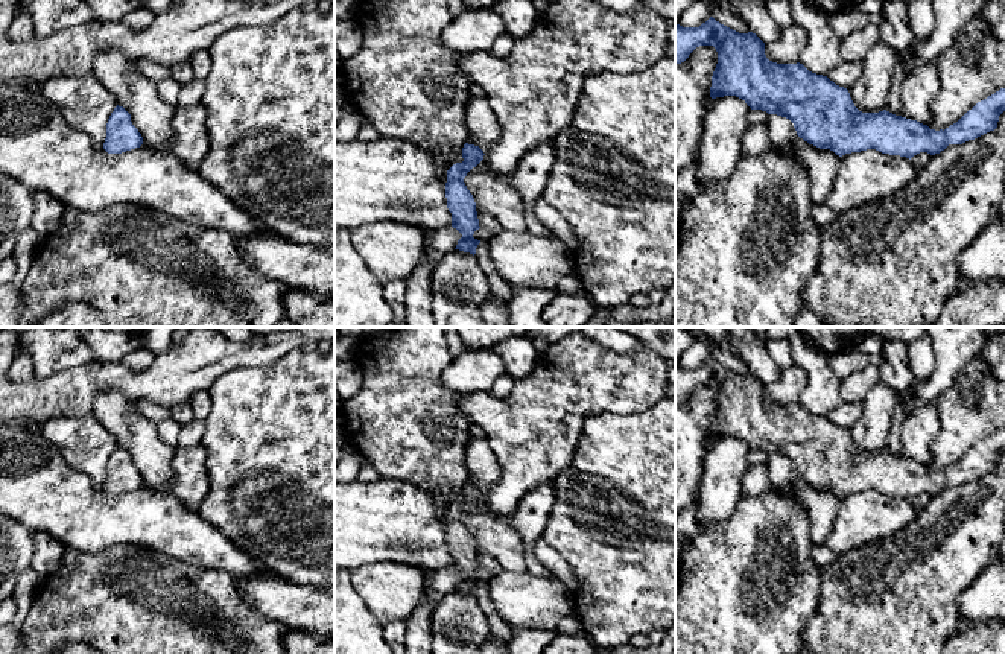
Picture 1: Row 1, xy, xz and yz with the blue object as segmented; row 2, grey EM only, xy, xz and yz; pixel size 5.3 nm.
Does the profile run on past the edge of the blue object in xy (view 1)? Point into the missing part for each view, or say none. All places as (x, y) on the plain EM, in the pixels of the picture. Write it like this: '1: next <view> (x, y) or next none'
1: next none

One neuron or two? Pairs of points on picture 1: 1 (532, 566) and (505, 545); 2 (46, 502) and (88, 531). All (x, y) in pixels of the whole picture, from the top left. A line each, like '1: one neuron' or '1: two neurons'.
1: two neurons
2: one neuron

